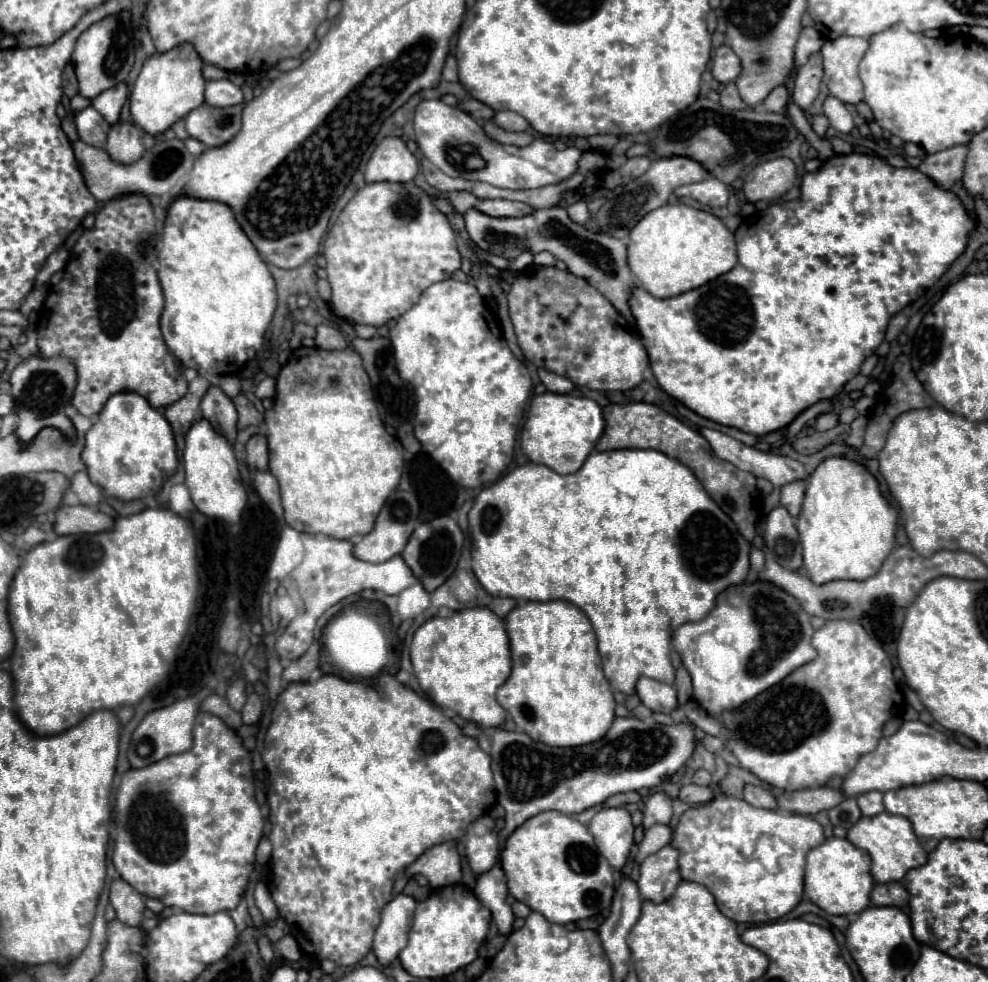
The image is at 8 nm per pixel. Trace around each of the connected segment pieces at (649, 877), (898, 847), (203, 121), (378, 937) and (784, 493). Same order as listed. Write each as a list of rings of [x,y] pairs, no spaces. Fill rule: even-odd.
[[[670,842],[659,852],[645,858],[637,886],[645,900],[659,904],[675,892],[679,882],[681,874],[677,870],[677,850],[673,850]]]
[[[877,814],[877,816],[863,816],[847,834],[847,840],[869,852],[871,856],[871,874],[875,878],[875,882],[897,882],[901,880],[909,870],[919,868],[927,862],[927,852],[923,850],[923,846],[919,844],[911,822],[905,816],[893,816],[893,814]]]
[[[201,104],[185,116],[185,128],[191,138],[203,142],[207,148],[217,148],[233,140],[237,130],[241,130],[241,110],[241,104],[231,108]]]
[[[407,894],[395,896],[381,912],[381,924],[375,930],[373,952],[381,964],[391,964],[407,946],[407,934],[415,912],[415,898]]]
[[[801,480],[801,482],[789,482],[789,484],[781,486],[781,506],[785,506],[793,518],[801,510],[803,494],[805,494],[805,480]]]

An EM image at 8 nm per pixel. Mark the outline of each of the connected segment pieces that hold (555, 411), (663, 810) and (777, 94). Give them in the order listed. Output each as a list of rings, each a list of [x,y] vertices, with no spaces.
[[[545,392],[535,396],[529,404],[527,420],[521,430],[521,450],[529,460],[549,466],[557,474],[571,474],[579,470],[585,458],[593,452],[603,428],[602,408],[595,400],[573,394]]]
[[[655,792],[647,806],[645,806],[645,820],[643,820],[643,828],[651,828],[653,824],[669,824],[673,816],[671,810],[671,798],[665,792]]]
[[[777,86],[777,88],[773,88],[771,92],[769,92],[769,98],[765,98],[765,108],[769,110],[769,112],[777,112],[777,114],[781,114],[783,110],[785,110],[785,106],[787,106],[787,100],[789,100],[789,92],[787,92],[787,88],[785,86]]]

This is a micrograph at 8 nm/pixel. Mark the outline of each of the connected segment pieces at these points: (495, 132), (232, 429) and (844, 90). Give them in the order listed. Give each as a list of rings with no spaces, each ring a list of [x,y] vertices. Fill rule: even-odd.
[[[485,122],[485,132],[489,134],[489,138],[511,146],[529,146],[529,142],[535,140],[531,132],[507,132],[497,128],[493,122]]]
[[[209,386],[207,394],[201,400],[201,414],[211,422],[211,426],[223,434],[229,442],[235,442],[237,436],[237,410],[231,398],[217,386]]]
[[[841,36],[827,40],[821,48],[823,68],[827,68],[823,80],[833,96],[845,104],[859,104],[863,100],[863,84],[857,74],[857,66],[869,48],[867,38]]]

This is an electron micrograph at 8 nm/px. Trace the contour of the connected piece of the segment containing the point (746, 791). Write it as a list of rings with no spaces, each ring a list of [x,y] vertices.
[[[747,784],[743,788],[743,800],[749,802],[751,806],[759,806],[759,808],[775,808],[775,796],[763,788],[763,786],[755,786],[755,784]]]

